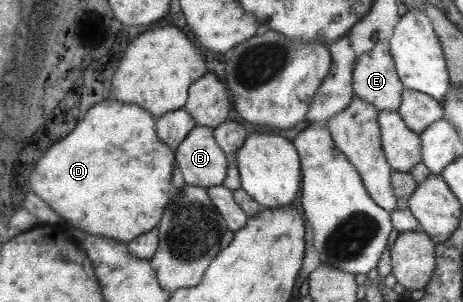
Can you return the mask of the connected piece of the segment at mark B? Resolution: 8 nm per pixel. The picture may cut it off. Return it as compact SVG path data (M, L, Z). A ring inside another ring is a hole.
M210 126L196 127L176 149L175 159L186 184L207 189L212 186L223 185L230 161L227 158L227 153L224 153L222 147L215 140L214 131L215 129Z

